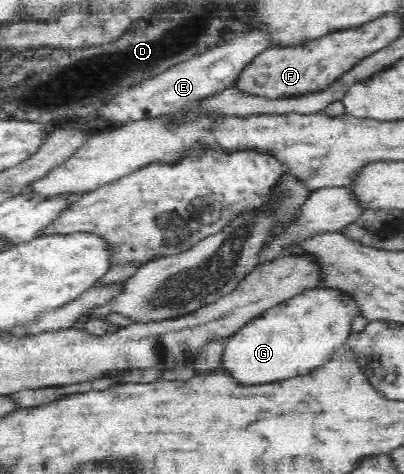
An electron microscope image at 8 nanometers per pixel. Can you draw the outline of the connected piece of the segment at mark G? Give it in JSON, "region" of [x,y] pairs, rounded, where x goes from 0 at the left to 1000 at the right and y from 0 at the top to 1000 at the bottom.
{"region":[[[777,610],[661,652],[552,724],[545,783],[592,814],[656,810],[755,789],[814,762],[819,747],[874,700],[869,673],[891,658],[842,620]]]}

